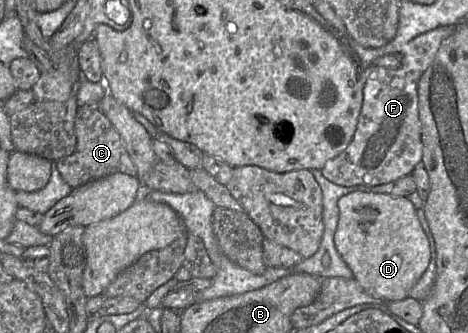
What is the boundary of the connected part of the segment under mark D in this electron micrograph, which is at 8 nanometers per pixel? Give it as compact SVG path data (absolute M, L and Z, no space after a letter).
M353 191L338 200L339 219L334 244L353 273L353 278L371 296L385 303L399 301L409 292L428 267L431 252L429 241L419 223L416 210L407 197Z

